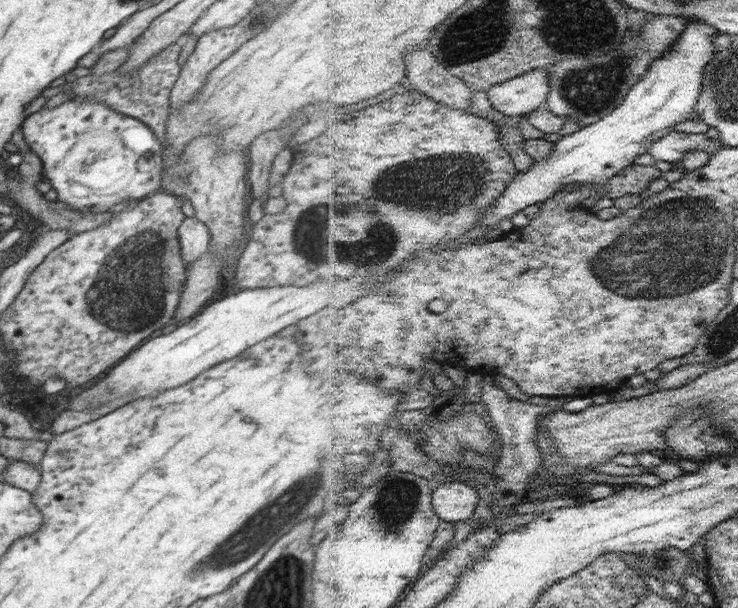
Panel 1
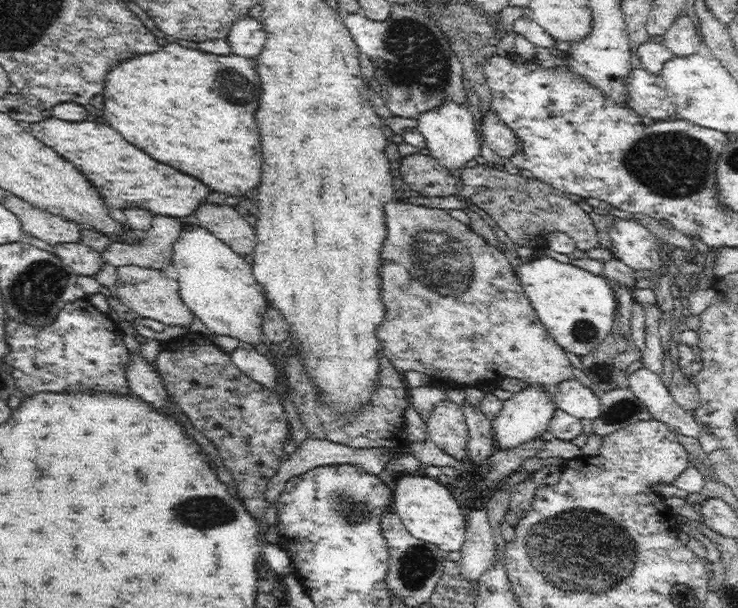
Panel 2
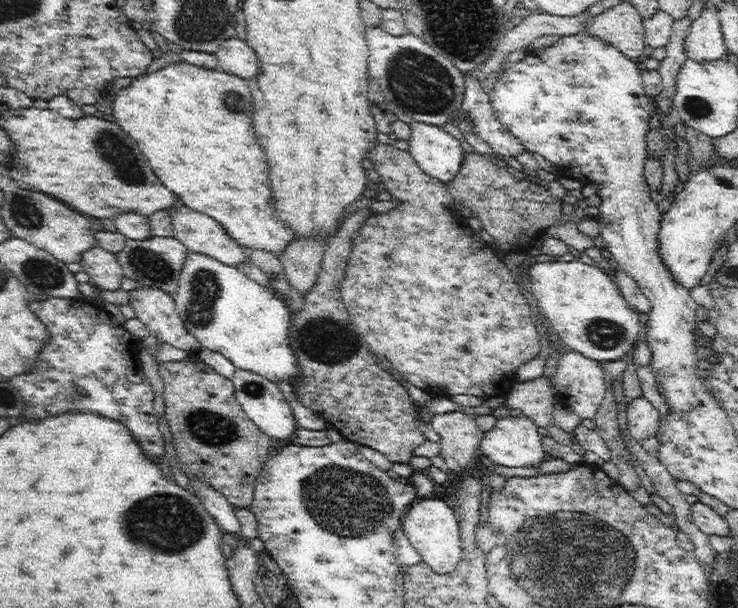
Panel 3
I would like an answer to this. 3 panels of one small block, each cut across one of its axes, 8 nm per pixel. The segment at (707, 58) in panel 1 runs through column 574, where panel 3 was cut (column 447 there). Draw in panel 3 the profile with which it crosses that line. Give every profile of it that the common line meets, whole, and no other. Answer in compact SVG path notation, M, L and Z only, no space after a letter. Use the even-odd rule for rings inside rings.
M410 121L409 153L422 172L447 183L457 174L462 162L459 140L436 125Z

